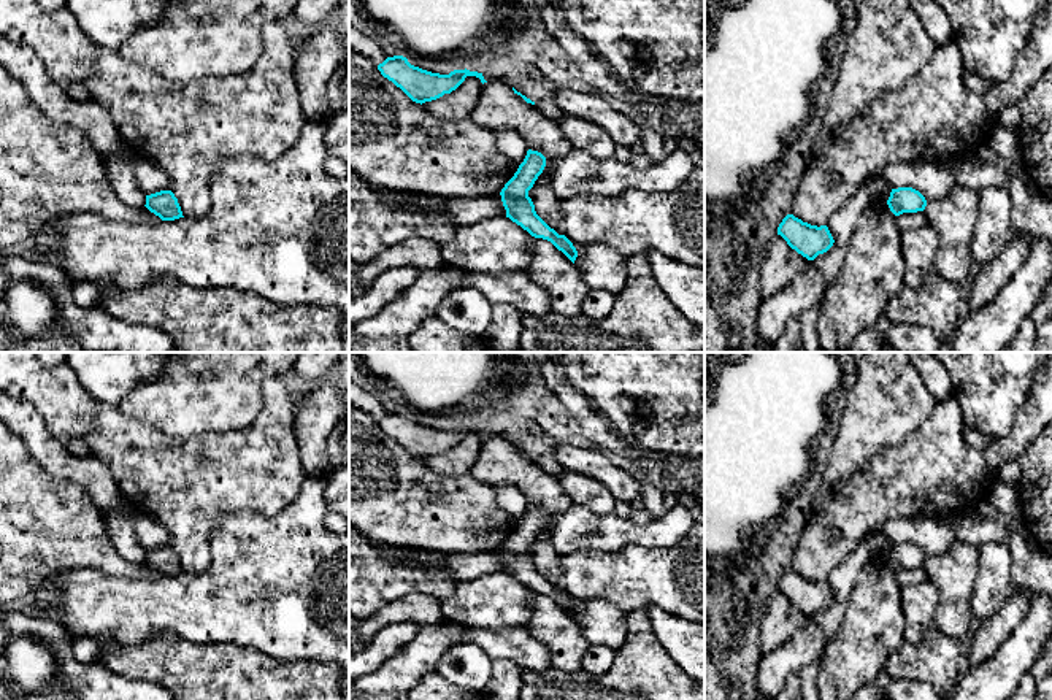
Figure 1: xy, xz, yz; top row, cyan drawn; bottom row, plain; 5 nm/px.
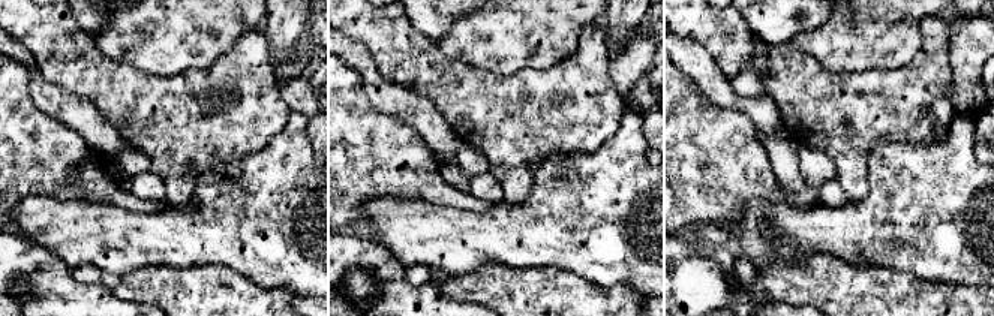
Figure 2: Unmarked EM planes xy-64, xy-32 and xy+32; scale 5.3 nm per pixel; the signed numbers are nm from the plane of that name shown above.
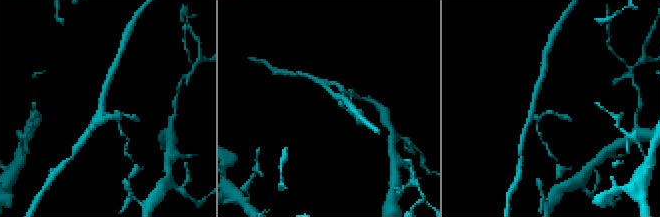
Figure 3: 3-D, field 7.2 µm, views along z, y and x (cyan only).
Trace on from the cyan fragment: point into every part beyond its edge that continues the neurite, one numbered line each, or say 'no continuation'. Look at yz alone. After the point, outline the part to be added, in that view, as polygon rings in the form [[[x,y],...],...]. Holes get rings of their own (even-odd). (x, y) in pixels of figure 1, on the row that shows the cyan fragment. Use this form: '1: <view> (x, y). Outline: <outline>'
no continuation

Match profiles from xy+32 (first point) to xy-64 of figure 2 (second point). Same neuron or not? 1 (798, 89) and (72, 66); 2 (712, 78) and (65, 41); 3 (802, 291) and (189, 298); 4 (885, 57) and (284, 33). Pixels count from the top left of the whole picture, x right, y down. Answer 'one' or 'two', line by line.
1: one
2: two
3: one
4: two

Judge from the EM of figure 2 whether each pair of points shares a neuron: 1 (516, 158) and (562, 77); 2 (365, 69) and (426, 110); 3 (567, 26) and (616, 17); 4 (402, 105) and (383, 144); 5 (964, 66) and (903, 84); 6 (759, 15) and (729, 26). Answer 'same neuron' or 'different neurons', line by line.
1: same neuron
2: same neuron
3: different neurons
4: different neurons
5: different neurons
6: different neurons

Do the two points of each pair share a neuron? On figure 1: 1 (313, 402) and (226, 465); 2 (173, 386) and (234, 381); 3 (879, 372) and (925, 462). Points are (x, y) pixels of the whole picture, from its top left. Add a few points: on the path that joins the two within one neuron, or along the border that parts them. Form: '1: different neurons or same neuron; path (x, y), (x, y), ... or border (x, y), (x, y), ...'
1: different neurons; border (295, 399), (294, 438), (300, 451)
2: same neuron; path (188, 386), (208, 386), (213, 381), (219, 381)
3: different neurons; border (936, 407), (897, 445), (878, 453)

